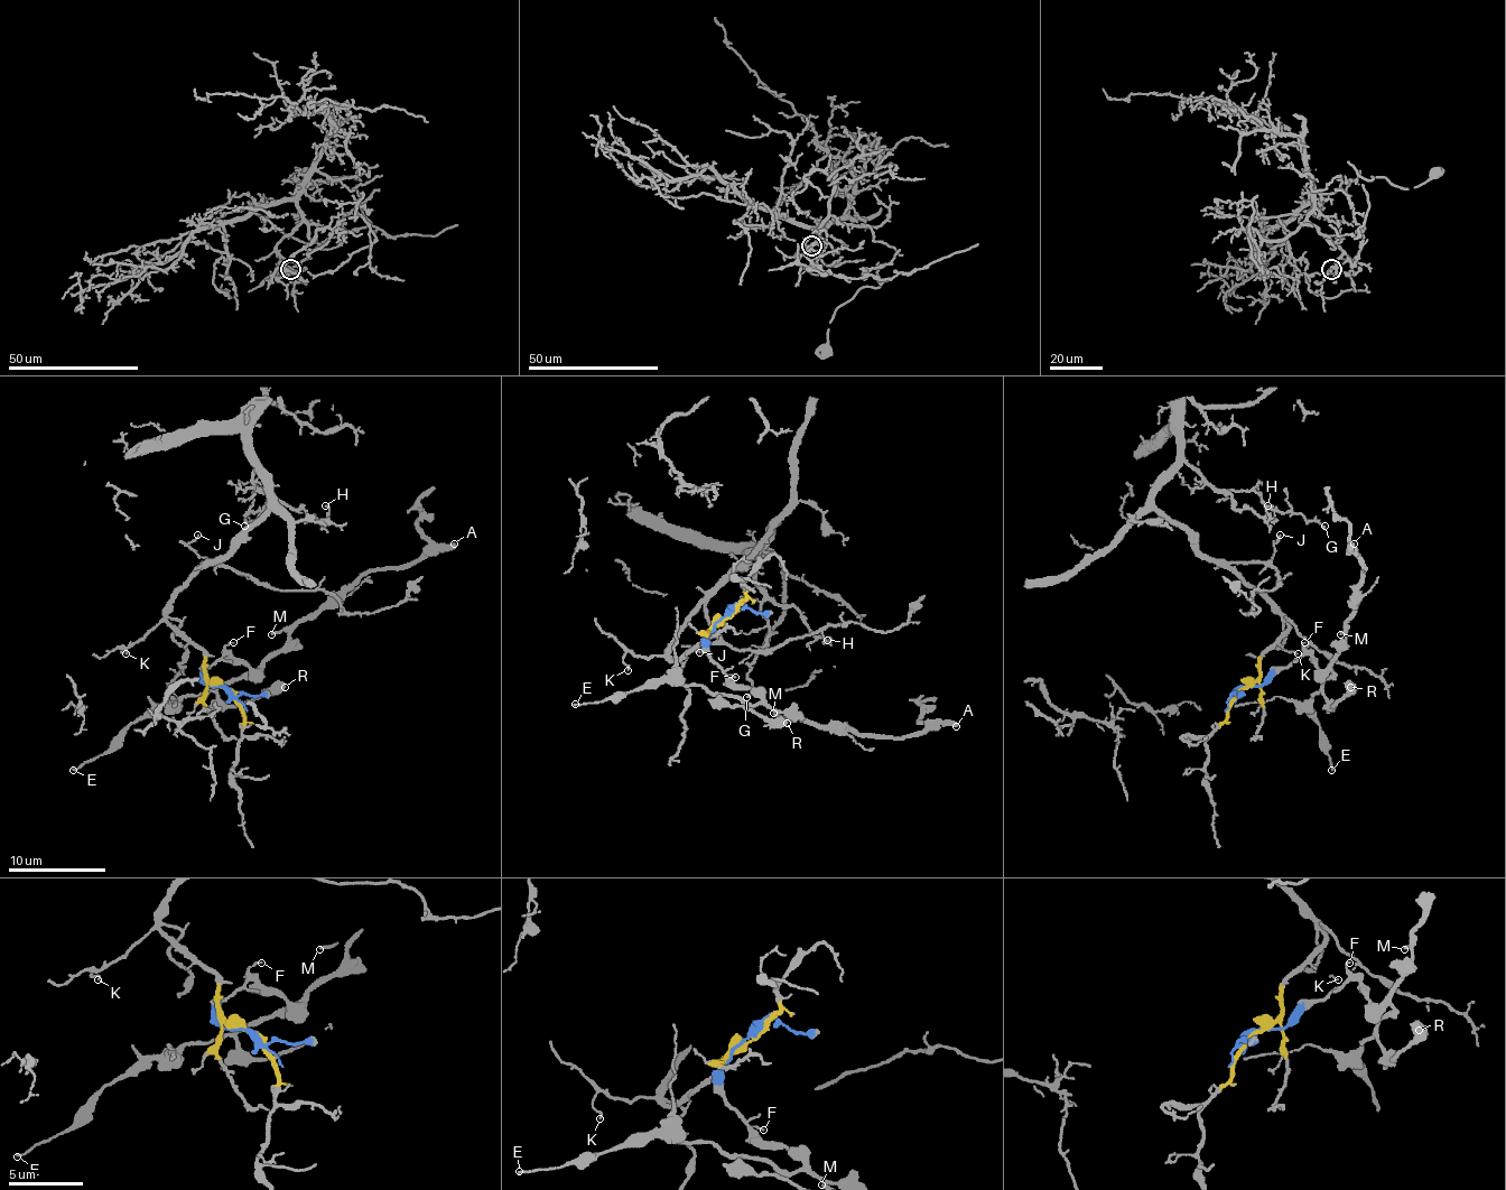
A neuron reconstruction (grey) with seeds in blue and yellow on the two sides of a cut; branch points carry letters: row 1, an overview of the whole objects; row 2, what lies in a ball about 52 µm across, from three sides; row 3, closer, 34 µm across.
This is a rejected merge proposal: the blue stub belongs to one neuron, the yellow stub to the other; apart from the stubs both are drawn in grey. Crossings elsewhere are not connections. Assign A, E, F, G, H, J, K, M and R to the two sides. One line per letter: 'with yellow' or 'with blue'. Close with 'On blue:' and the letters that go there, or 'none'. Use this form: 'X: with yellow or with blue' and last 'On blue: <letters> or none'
A: with blue
E: with blue
F: with blue
G: with yellow
H: with yellow
J: with yellow
K: with yellow
M: with blue
R: with blue
On blue: A, E, F, M, R

